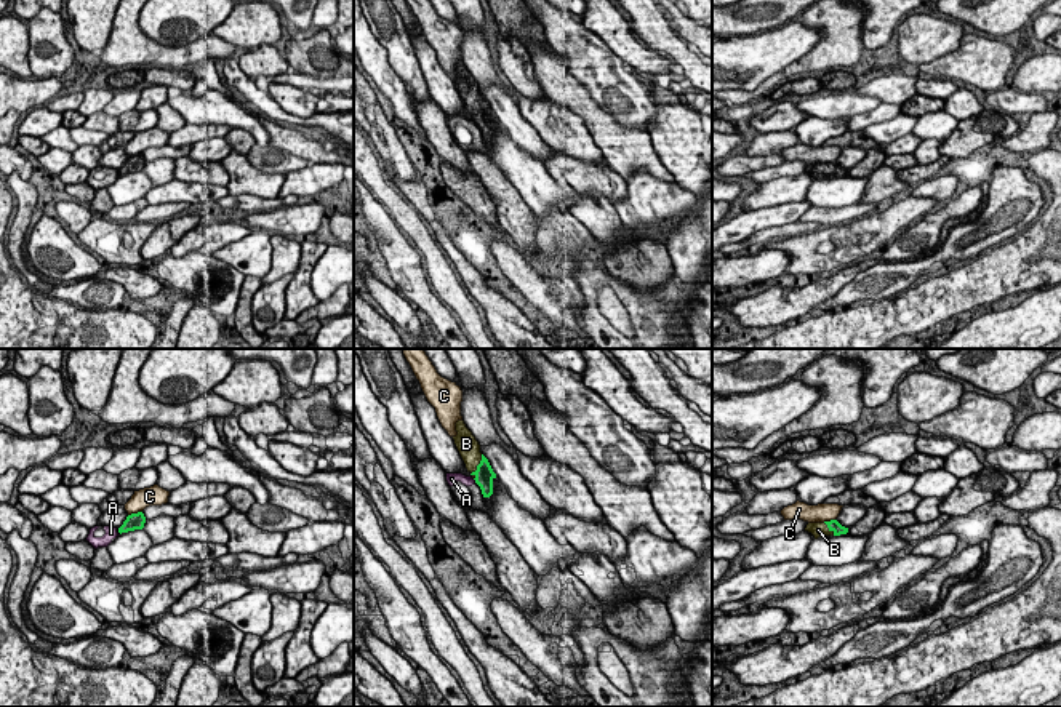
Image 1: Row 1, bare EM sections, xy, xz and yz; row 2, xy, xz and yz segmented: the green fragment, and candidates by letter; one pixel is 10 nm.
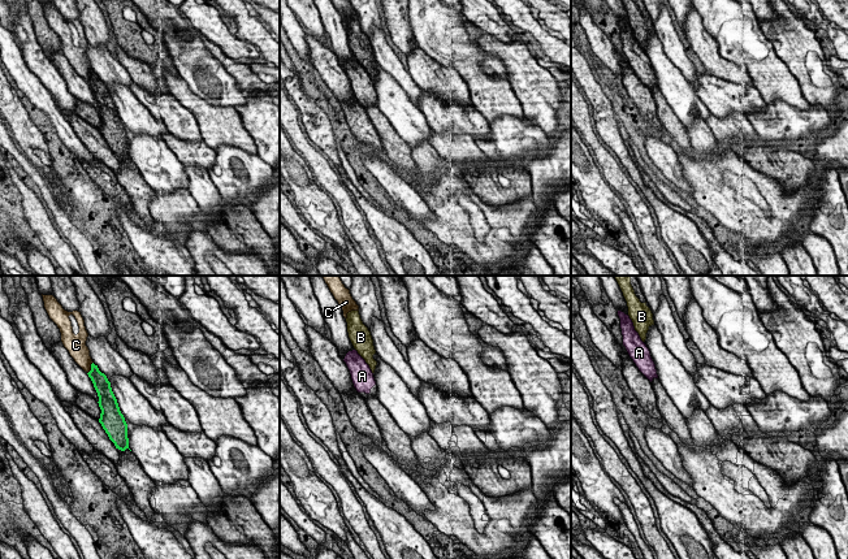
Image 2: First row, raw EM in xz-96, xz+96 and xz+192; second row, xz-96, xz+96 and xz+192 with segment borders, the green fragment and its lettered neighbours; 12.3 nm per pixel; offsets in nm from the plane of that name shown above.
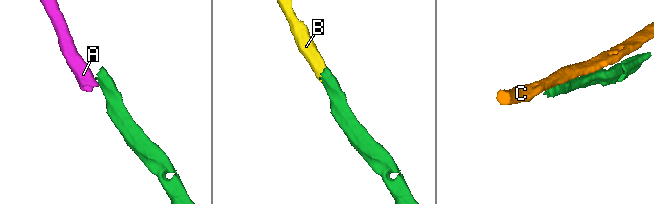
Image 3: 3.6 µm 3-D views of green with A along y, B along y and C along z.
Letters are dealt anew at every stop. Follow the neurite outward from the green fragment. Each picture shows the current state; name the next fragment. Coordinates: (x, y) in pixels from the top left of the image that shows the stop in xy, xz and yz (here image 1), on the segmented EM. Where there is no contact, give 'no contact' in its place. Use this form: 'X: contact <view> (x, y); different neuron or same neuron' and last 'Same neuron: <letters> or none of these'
A: contact xz (474, 479); different neuron
B: contact xz (477, 467); same neuron
C: contact xy (135, 514); different neuron
Same neuron: B

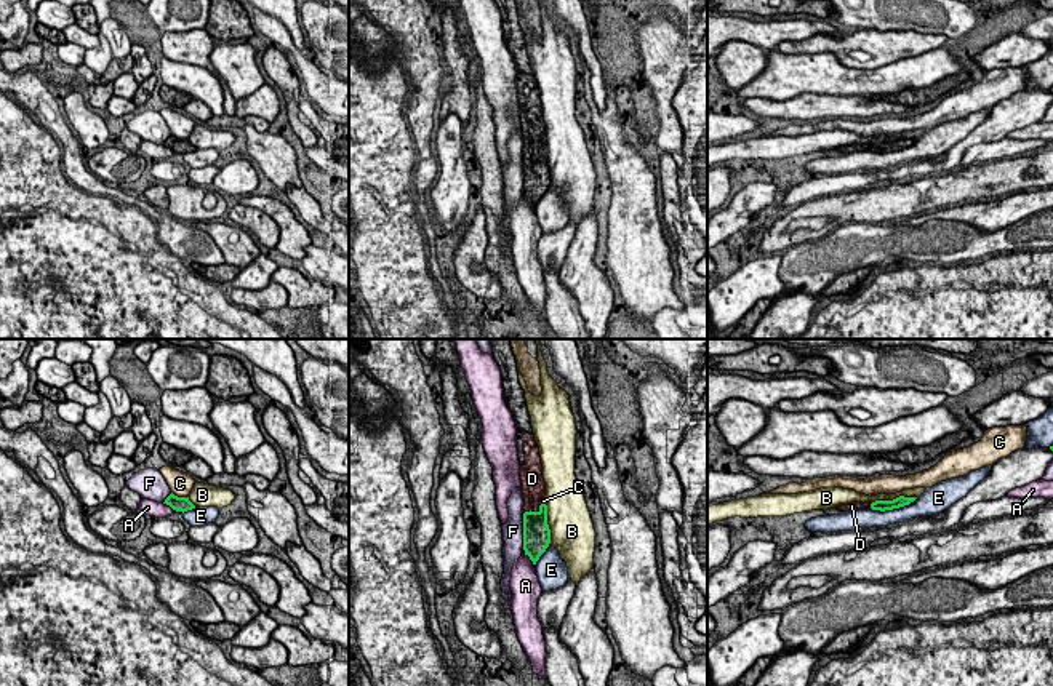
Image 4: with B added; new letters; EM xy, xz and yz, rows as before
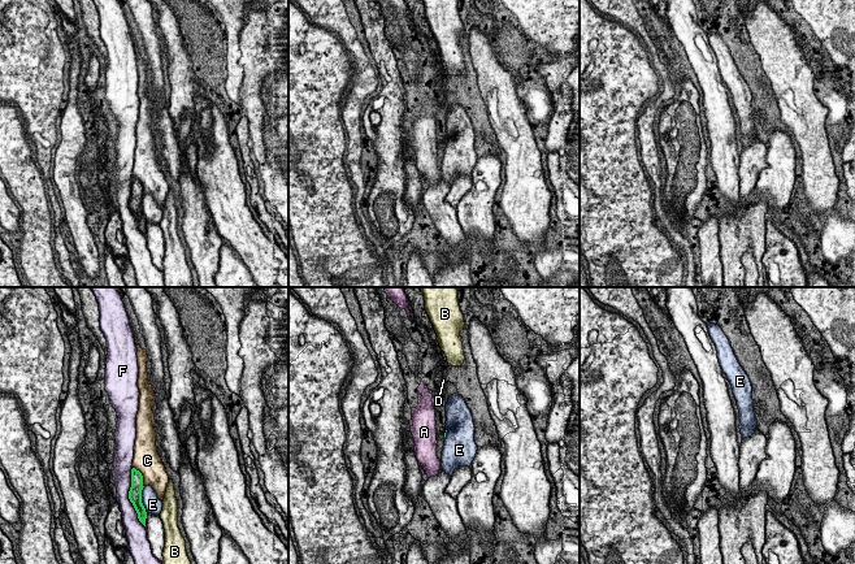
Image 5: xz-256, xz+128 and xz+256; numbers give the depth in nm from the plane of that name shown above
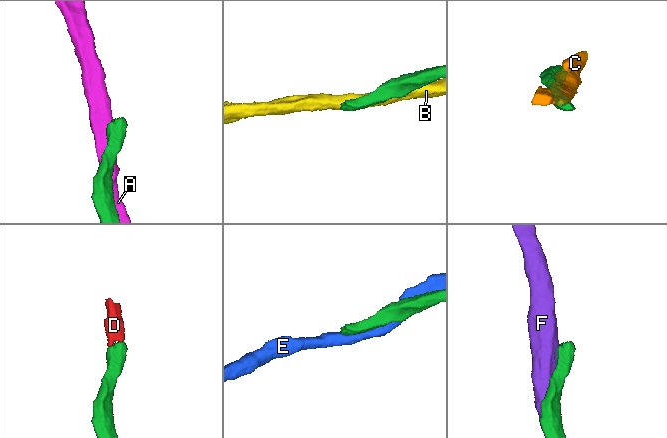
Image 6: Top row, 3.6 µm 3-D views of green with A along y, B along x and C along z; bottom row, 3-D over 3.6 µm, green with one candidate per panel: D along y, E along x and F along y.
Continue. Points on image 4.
A: contact xz (528, 555); different neuron
B: contact yz (893, 499); different neuron
C: contact xy (180, 498); different neuron
D: contact xz (527, 512); same neuron
E: contact yz (893, 507); different neuron
F: contact xz (524, 531); different neuron
Same neuron: D

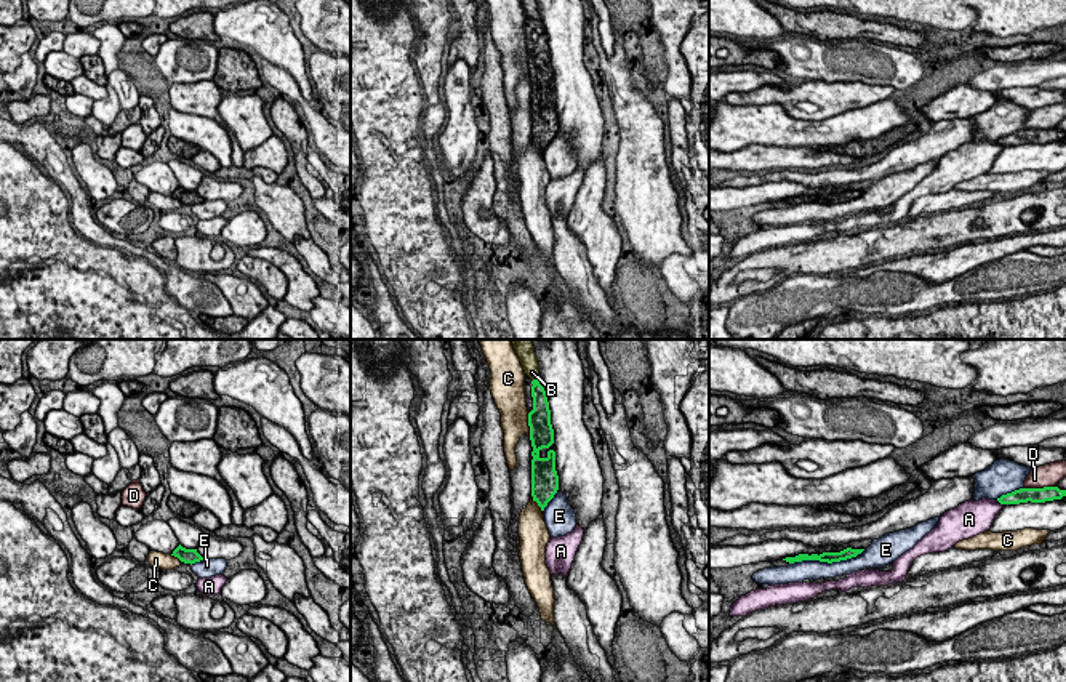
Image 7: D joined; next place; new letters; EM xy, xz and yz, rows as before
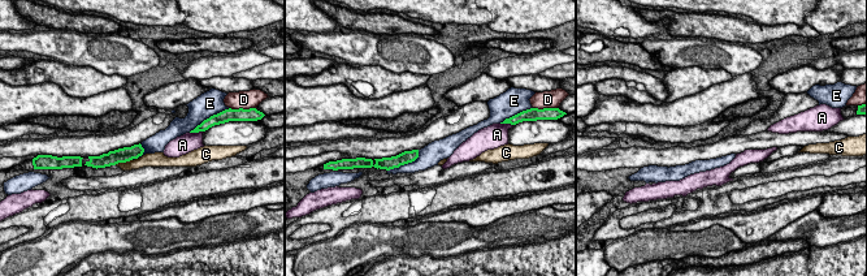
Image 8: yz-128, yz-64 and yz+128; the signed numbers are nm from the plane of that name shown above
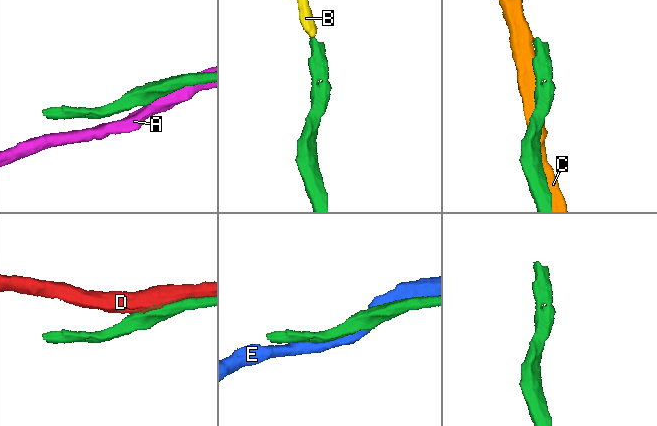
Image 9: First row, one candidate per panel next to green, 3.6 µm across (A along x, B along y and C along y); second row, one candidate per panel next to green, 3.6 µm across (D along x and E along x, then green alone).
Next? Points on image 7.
A: contact yz (1001, 503); different neuron
B: contact xz (533, 380); same neuron
C: contact xz (528, 425); different neuron
D: contact yz (1039, 489); different neuron
E: contact yz (826, 561); different neuron
Same neuron: B

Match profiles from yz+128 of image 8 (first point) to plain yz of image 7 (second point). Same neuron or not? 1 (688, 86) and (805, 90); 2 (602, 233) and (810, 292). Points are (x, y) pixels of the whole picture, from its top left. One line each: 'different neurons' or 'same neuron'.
1: same neuron
2: different neurons

